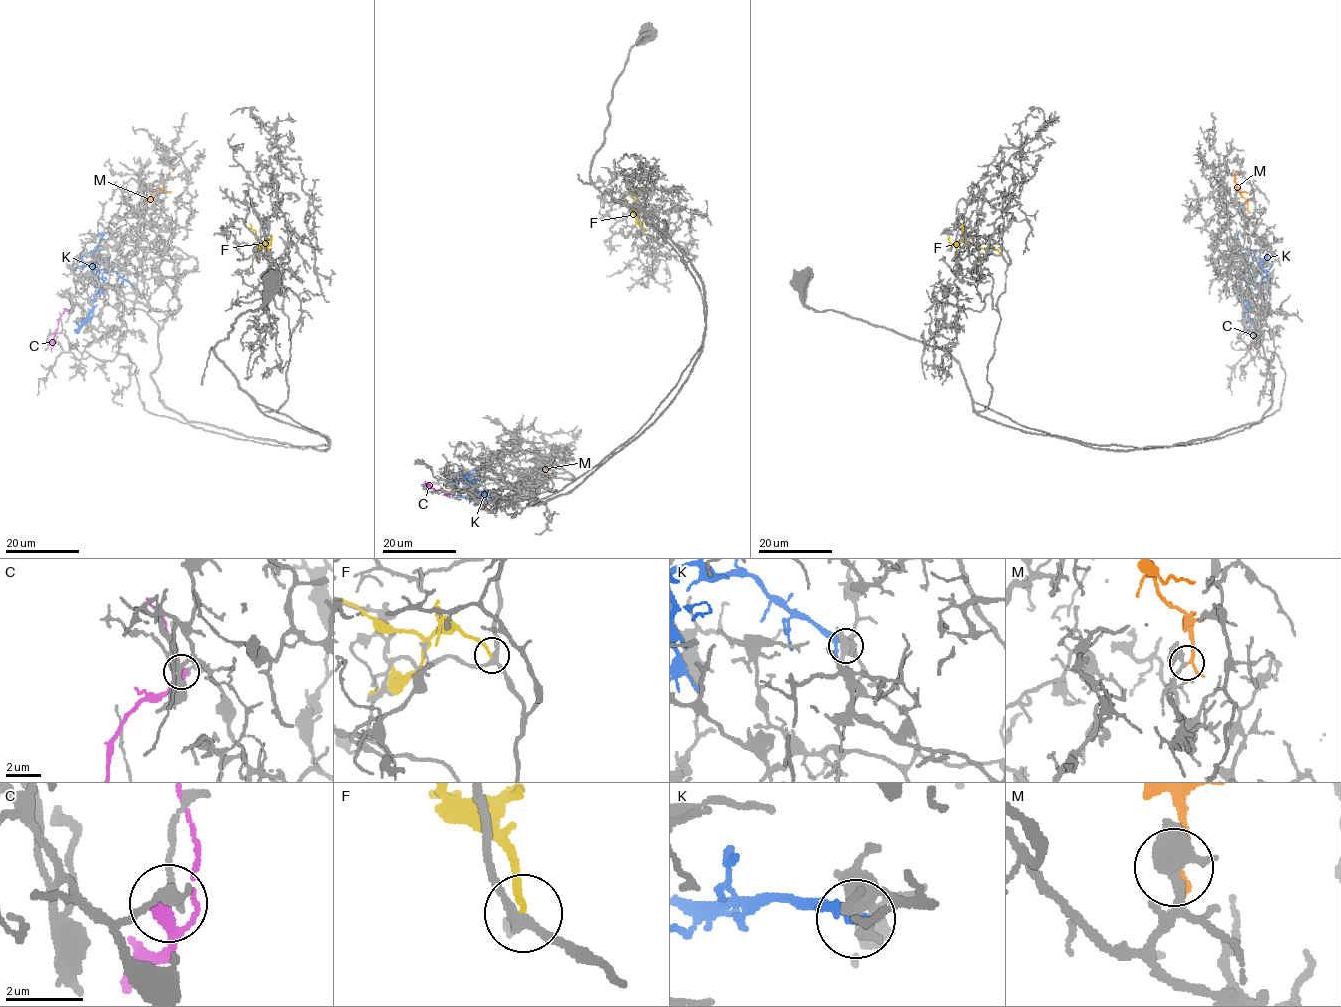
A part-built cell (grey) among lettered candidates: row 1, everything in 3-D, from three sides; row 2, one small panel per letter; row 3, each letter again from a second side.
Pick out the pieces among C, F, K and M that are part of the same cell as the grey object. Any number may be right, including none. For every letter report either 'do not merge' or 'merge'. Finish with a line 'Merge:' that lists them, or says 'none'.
C: do not merge
F: do not merge
K: do not merge
M: merge
Merge: M

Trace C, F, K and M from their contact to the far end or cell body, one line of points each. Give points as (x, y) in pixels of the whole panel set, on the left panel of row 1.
C: (73, 305), (58, 320), (51, 352)
F: (267, 253), (264, 247), (260, 248), (258, 242), (268, 246), (270, 237)
K: (135, 286), (115, 271), (100, 270), (93, 309), (76, 331)
M: (145, 210), (146, 203), (162, 187), (170, 172)

